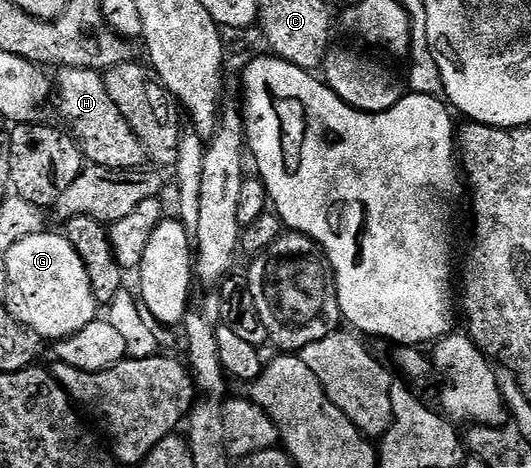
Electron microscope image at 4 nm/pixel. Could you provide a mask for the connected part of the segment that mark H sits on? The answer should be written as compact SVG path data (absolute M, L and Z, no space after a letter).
M61 68L59 78L55 80L57 85L57 96L59 92L59 108L61 116L70 124L72 135L76 137L81 145L81 151L84 159L89 164L98 164L104 168L111 170L127 170L128 172L136 172L144 169L145 152L147 146L135 134L135 130L131 130L131 126L127 122L127 118L123 118L123 114L119 114L119 106L111 99L111 94L108 93L104 77L89 68Z

